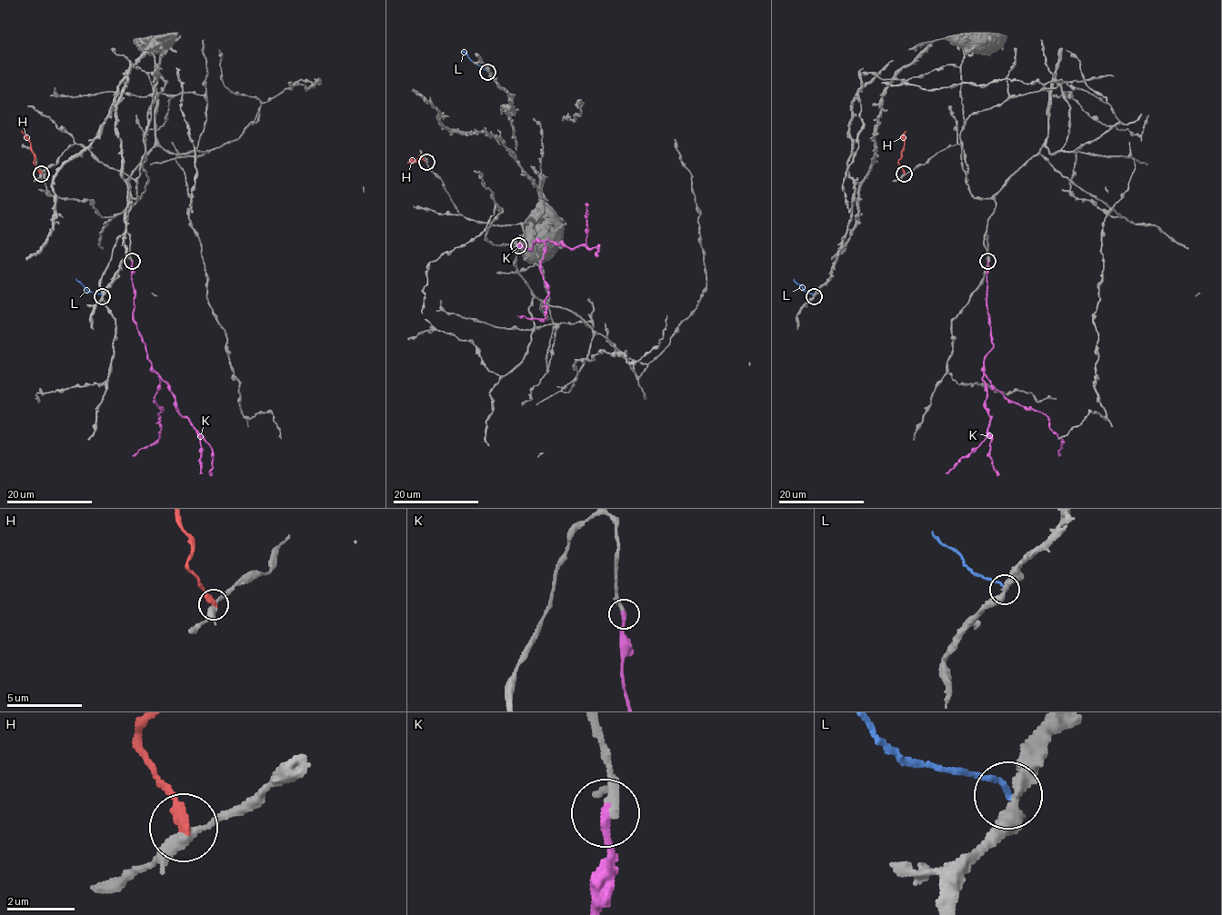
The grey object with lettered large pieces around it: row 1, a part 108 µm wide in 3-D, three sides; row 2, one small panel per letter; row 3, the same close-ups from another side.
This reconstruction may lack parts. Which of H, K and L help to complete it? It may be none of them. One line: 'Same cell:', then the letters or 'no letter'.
Same cell: K

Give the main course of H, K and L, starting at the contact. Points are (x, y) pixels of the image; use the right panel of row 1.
H: (904, 174), (898, 163), (906, 131)
K: (988, 261), (992, 350), (984, 360), (984, 374), (1008, 400), (1047, 418), (1060, 438), (1058, 456)
L: (814, 296), (794, 279)

